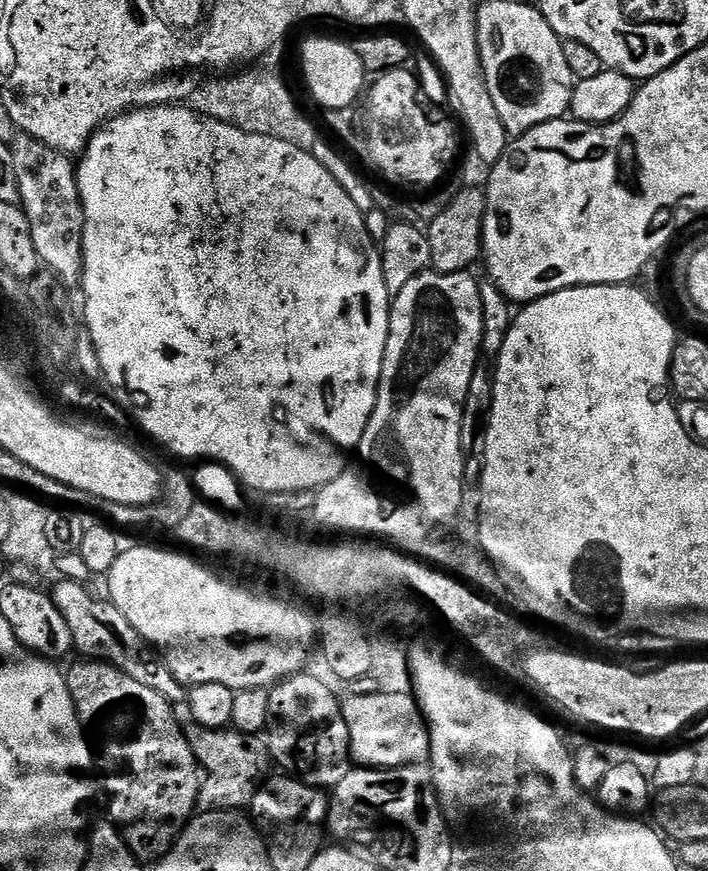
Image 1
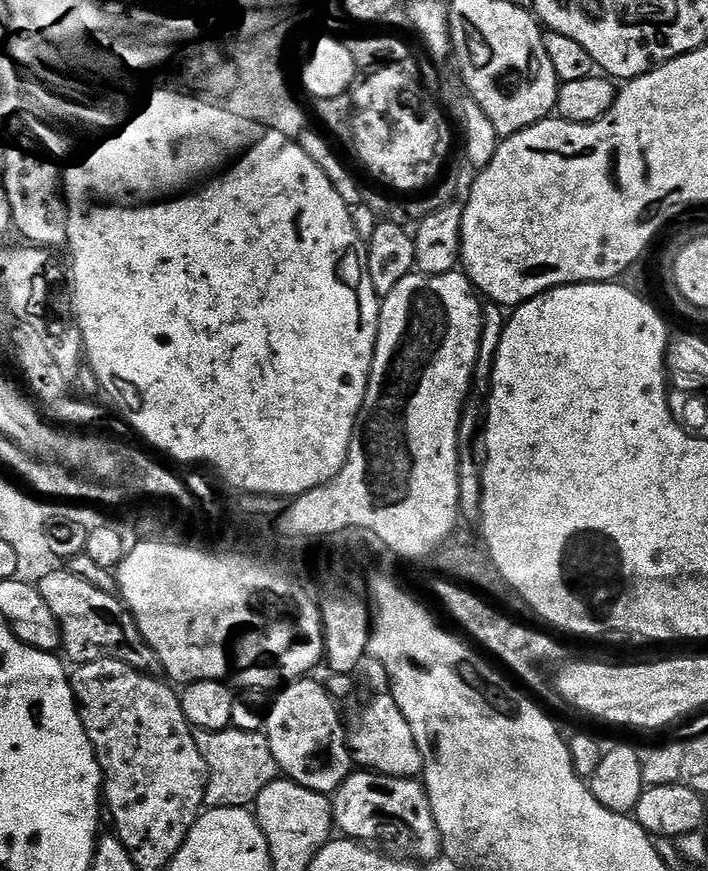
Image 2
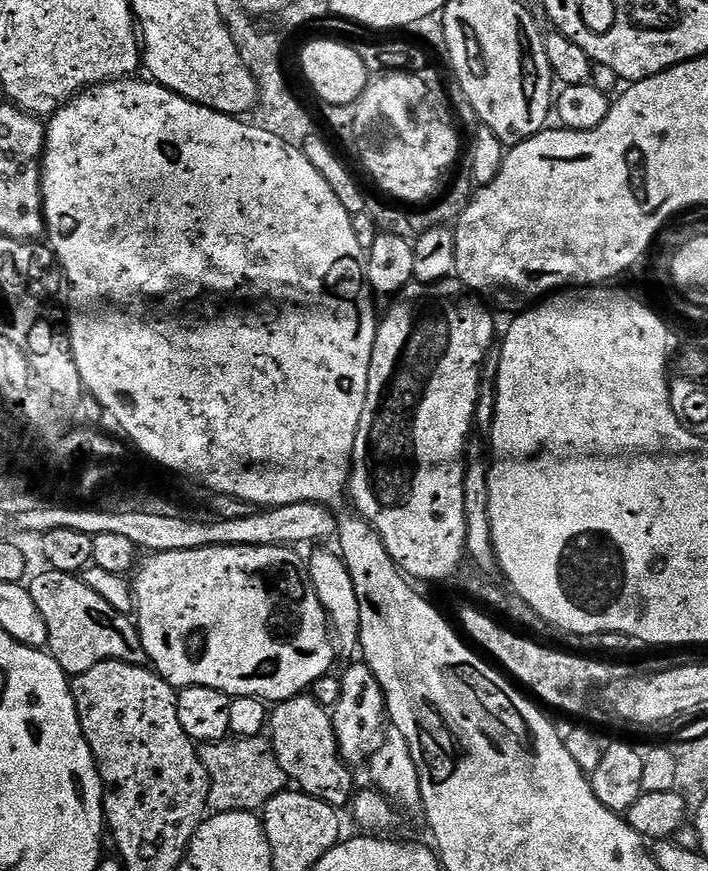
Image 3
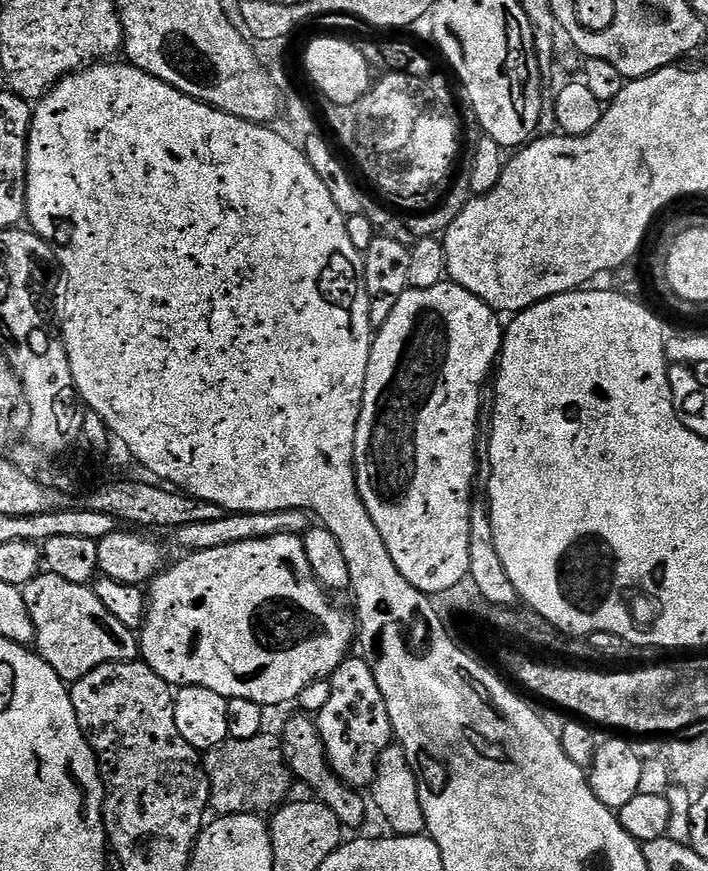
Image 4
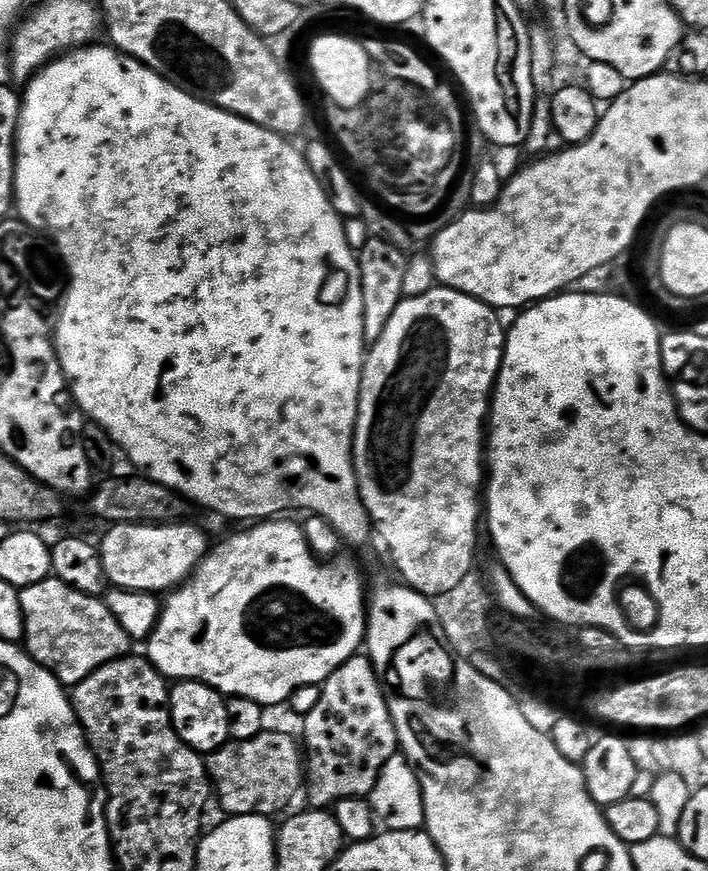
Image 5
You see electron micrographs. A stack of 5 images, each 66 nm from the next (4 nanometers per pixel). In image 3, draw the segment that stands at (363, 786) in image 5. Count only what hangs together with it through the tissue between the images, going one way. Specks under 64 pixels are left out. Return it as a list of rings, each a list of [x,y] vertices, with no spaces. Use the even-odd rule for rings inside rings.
[[[363,662],[352,664],[340,676],[340,693],[335,693],[334,703],[331,705],[332,725],[334,734],[338,738],[338,746],[342,758],[349,766],[367,765],[372,755],[382,746],[386,735],[386,705],[384,691],[374,678],[374,670]]]

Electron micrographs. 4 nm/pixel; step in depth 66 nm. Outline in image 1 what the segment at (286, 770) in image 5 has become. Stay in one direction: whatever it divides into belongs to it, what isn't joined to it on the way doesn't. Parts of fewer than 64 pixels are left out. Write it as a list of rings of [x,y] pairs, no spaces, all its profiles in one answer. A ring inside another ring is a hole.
[[[194,723],[187,725],[186,735],[202,773],[197,809],[200,812],[236,812],[247,809],[269,775],[270,757],[265,741],[260,736],[248,736],[231,727],[204,728]]]

